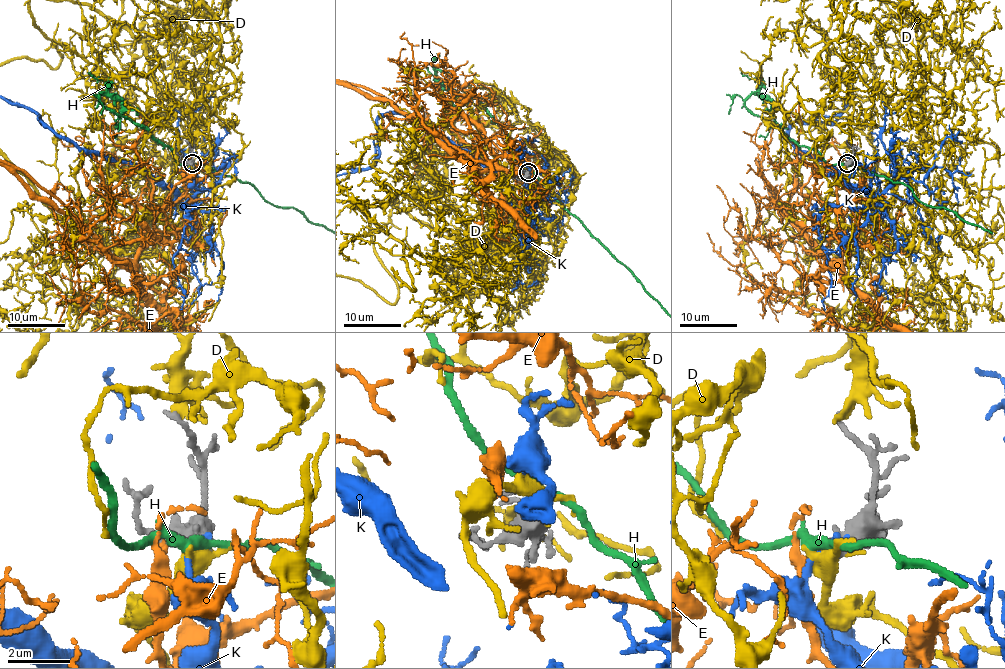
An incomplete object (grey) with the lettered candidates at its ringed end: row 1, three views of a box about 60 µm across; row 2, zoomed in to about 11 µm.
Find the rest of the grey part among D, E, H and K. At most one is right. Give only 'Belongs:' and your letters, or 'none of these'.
Belongs: none of these

